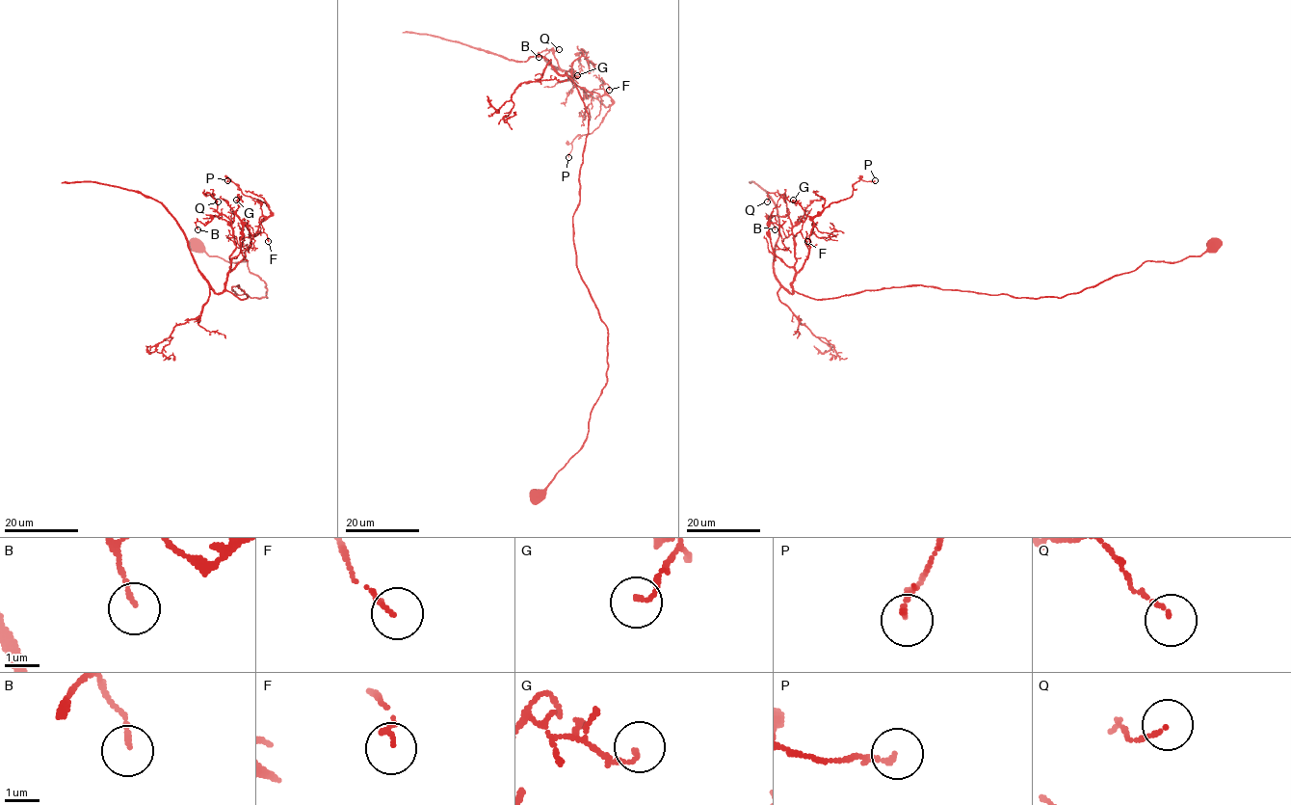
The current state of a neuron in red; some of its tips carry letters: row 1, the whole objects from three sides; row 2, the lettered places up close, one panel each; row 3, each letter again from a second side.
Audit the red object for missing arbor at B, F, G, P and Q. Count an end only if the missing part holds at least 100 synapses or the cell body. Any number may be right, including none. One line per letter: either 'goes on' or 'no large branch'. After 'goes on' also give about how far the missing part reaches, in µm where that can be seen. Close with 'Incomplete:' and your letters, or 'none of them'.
B: no large branch
F: no large branch
G: no large branch
P: no large branch
Q: no large branch
Incomplete: none of them

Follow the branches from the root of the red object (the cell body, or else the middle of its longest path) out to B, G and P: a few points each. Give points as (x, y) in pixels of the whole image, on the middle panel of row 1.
B: (537, 496), (580, 448), (608, 366), (573, 239), (587, 110), (577, 77), (552, 50), (539, 57)
G: (537, 496), (580, 448), (608, 366), (607, 327), (573, 239), (588, 115), (566, 74), (583, 51), (577, 75)
P: (537, 496), (580, 448), (608, 366), (607, 327), (577, 267), (588, 115), (566, 74), (613, 102), (568, 157)

